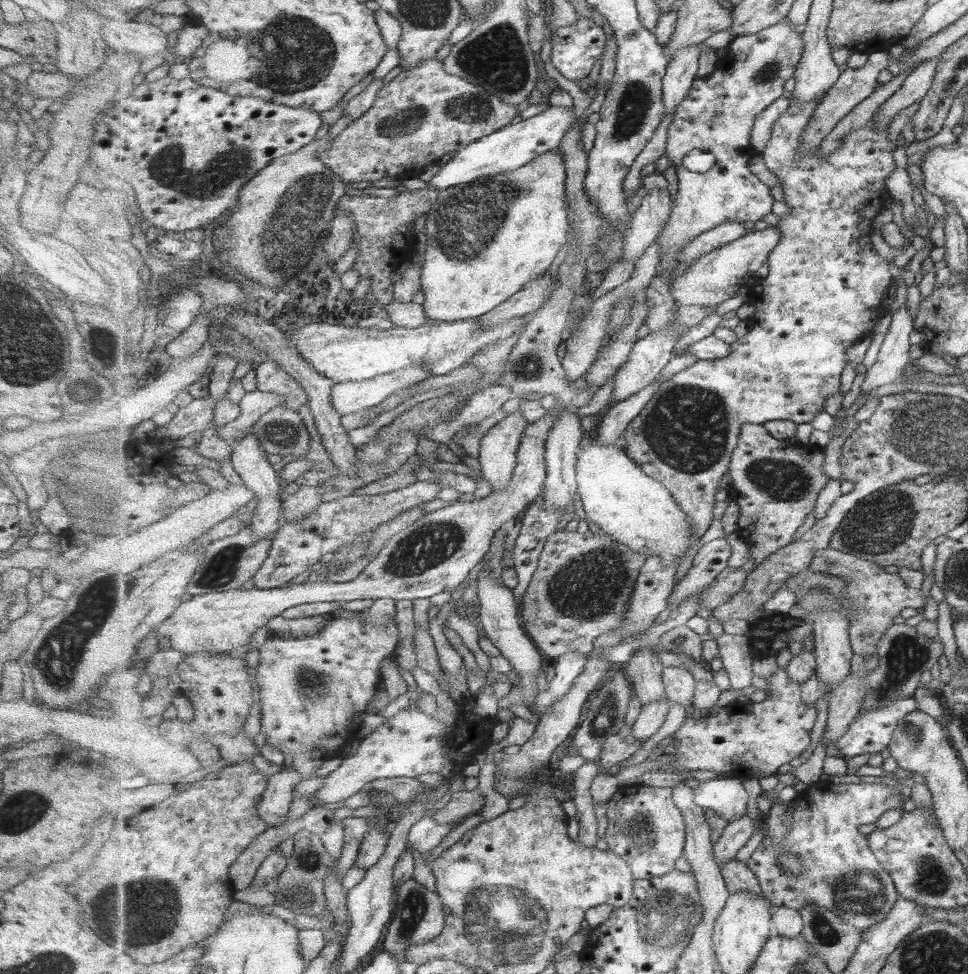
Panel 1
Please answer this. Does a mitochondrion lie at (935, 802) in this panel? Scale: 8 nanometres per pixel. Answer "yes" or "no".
no

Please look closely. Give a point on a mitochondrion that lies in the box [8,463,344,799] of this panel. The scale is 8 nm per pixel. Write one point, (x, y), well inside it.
(61, 652)

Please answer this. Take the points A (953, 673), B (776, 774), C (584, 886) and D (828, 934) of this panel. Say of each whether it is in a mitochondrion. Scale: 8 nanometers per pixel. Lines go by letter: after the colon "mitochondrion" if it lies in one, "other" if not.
A: other
B: other
C: other
D: mitochondrion

